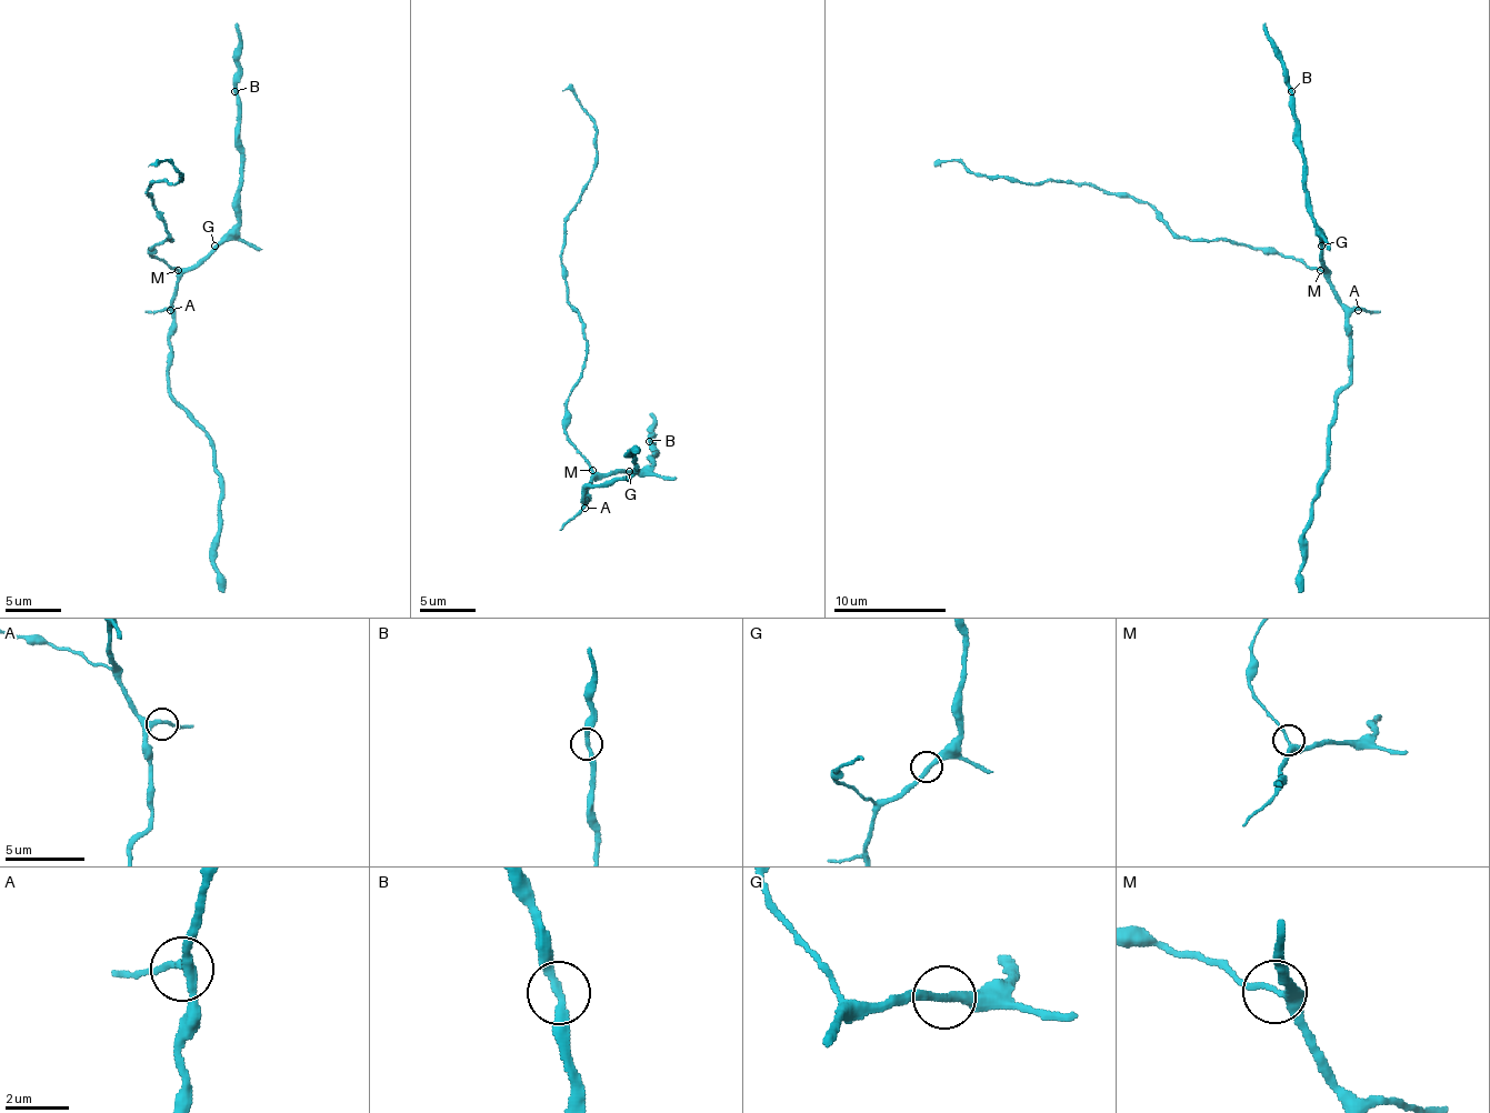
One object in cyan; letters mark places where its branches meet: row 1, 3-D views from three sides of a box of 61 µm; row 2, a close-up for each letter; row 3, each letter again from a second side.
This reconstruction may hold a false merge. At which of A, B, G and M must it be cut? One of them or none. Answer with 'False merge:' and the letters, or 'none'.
False merge: none

